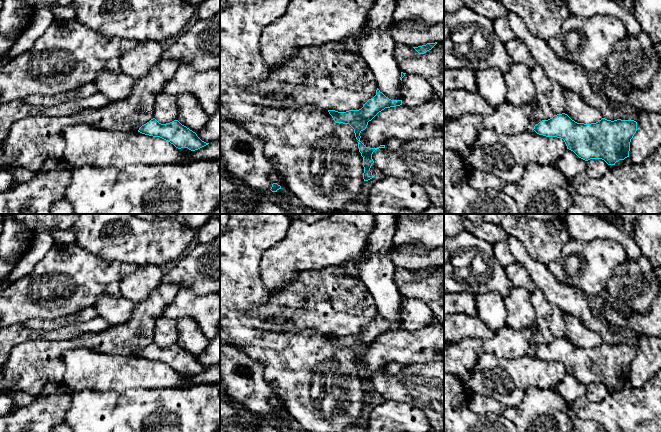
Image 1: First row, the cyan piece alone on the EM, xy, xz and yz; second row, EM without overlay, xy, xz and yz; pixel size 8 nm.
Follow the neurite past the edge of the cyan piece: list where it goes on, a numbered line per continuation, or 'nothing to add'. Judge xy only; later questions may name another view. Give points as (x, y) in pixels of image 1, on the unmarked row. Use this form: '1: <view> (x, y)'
nothing to add

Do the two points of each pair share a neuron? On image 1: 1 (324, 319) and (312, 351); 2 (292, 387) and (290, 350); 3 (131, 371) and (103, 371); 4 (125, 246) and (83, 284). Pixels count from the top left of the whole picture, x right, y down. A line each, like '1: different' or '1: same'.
1: different
2: same
3: same
4: different

